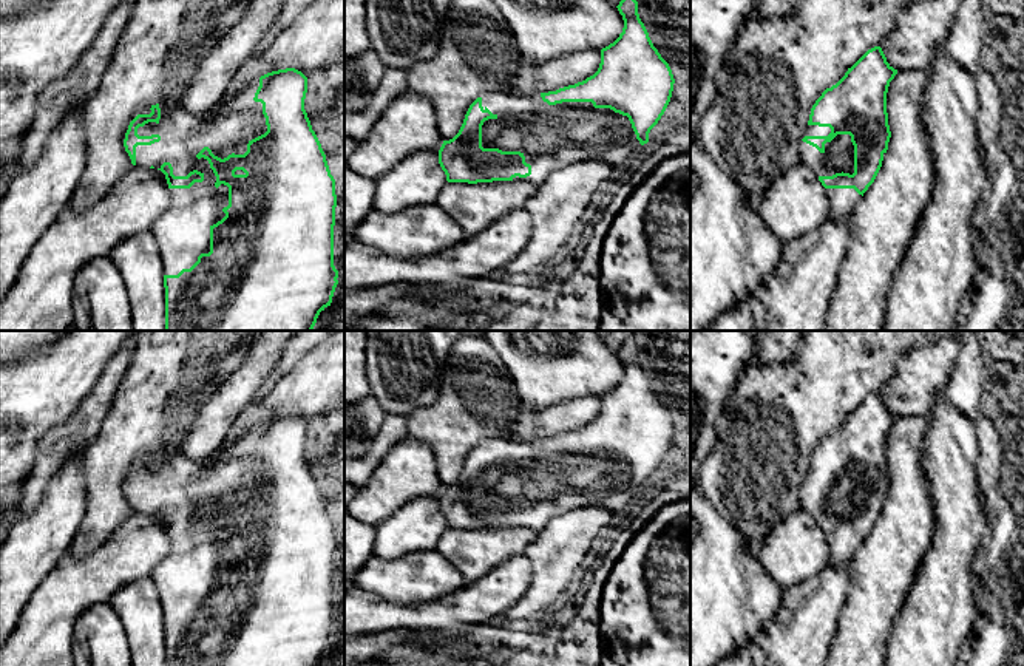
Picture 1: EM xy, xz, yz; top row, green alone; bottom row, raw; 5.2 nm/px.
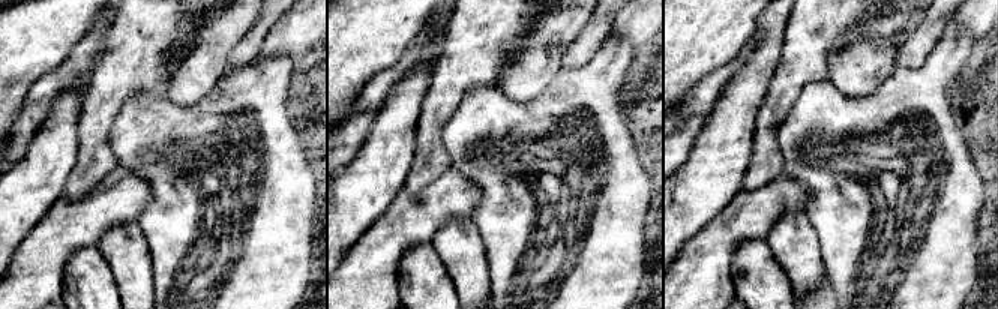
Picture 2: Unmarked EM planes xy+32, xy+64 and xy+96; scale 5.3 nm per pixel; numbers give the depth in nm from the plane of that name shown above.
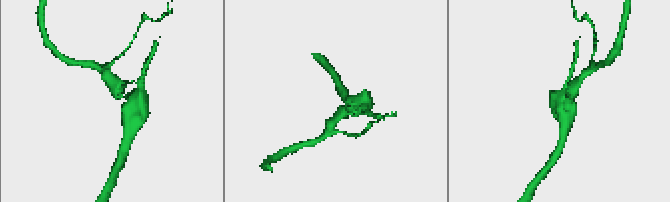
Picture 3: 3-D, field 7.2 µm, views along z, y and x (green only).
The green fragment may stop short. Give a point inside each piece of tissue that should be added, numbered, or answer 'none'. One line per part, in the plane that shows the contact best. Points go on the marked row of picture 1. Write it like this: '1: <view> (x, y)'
1: yz (839, 153)

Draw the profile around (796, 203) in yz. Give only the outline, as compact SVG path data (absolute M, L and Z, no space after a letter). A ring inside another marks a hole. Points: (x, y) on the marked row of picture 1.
M800 161L768 187L758 212L778 241L786 244L820 227L829 209L826 189Z

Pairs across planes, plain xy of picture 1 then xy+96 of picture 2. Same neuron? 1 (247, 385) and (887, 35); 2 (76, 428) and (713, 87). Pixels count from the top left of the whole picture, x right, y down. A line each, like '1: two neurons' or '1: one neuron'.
1: one neuron
2: one neuron

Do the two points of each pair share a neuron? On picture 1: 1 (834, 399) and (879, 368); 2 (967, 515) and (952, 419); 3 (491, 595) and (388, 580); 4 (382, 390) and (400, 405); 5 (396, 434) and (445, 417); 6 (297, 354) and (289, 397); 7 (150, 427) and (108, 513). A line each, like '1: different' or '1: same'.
1: same
2: same
3: different
4: same
5: different
6: different
7: same

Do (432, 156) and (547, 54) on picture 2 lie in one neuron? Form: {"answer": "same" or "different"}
{"answer": "different"}

